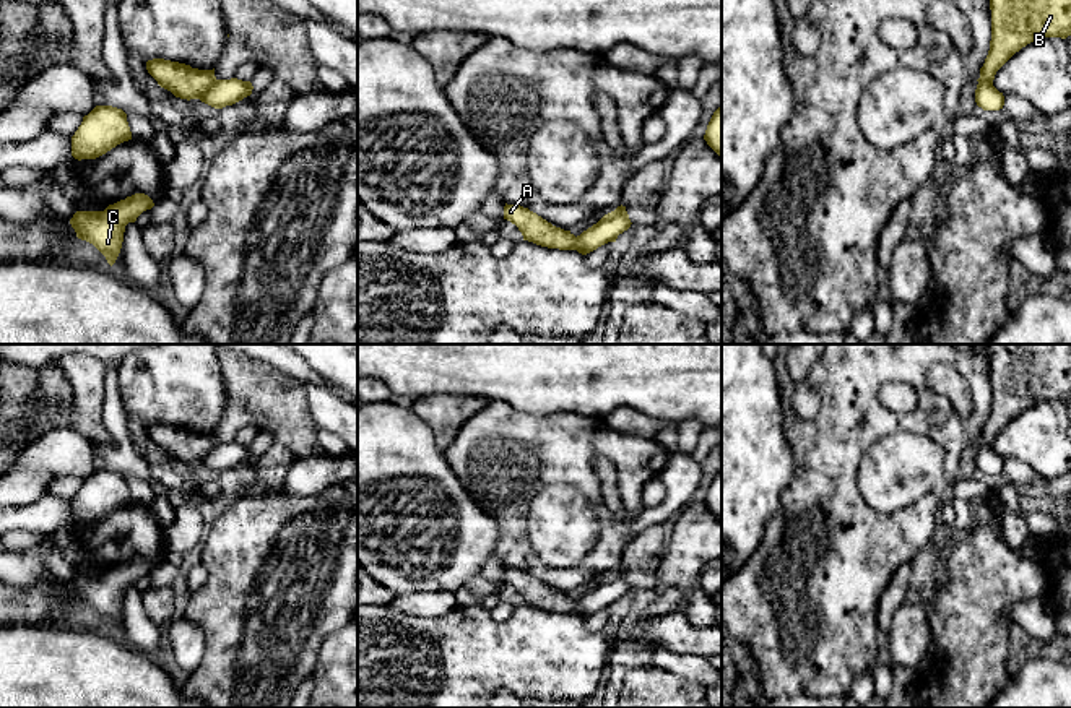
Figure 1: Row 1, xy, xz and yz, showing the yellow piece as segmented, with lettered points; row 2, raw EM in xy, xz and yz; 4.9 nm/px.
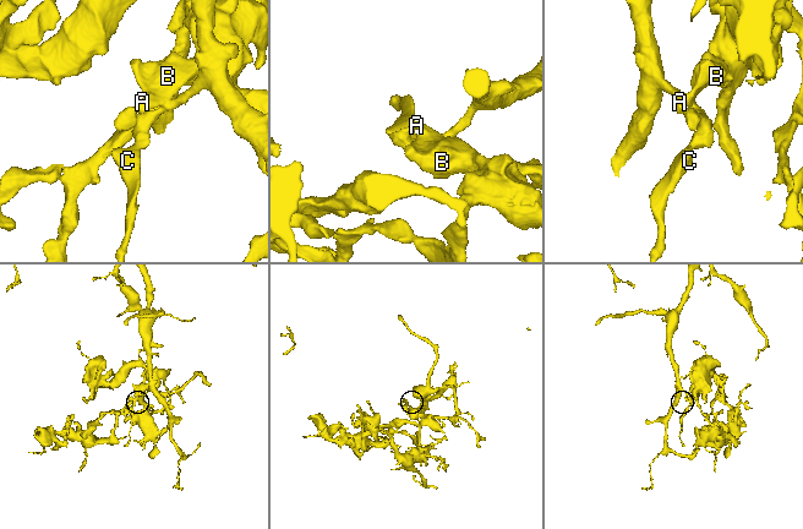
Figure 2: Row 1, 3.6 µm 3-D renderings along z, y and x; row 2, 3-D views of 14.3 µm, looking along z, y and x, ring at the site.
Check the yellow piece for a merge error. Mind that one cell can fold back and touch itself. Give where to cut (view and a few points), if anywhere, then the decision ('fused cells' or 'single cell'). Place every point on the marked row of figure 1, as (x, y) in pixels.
cut none; single cell

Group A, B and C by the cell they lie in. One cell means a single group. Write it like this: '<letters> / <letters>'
A B C

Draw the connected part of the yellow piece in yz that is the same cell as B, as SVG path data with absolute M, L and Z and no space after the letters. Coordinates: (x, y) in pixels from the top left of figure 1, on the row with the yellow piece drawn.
M990 0L991 41L977 80L975 102L999 110L1004 96L993 86L996 71L1022 47L1040 37L1071 36L1071 0Z

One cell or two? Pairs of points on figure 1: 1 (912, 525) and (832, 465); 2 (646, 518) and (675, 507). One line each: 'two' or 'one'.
1: one
2: one

